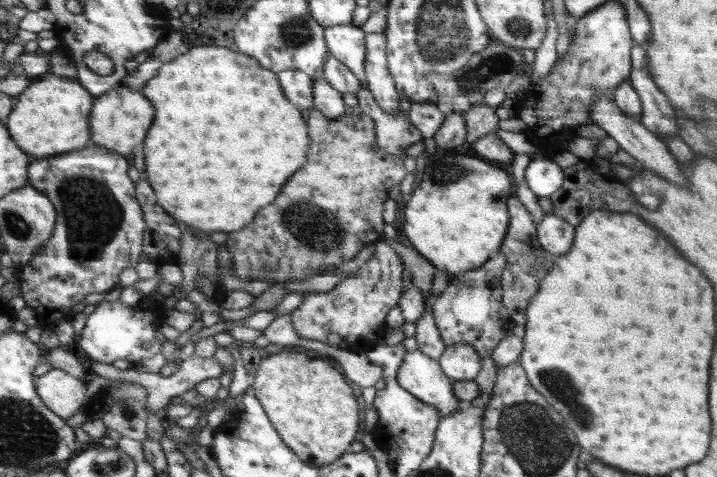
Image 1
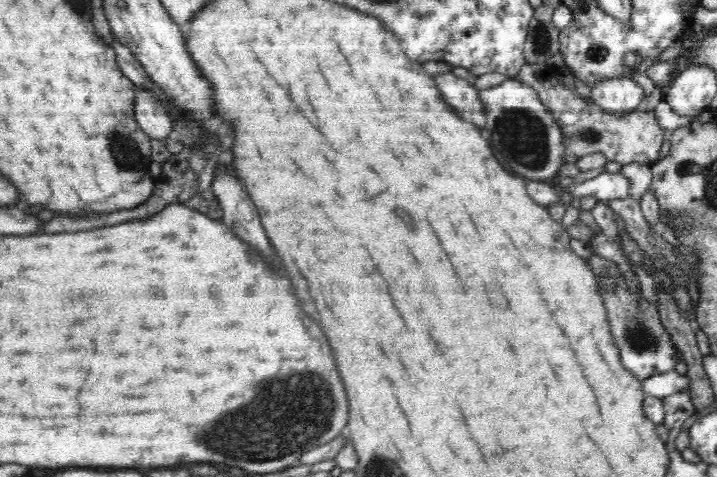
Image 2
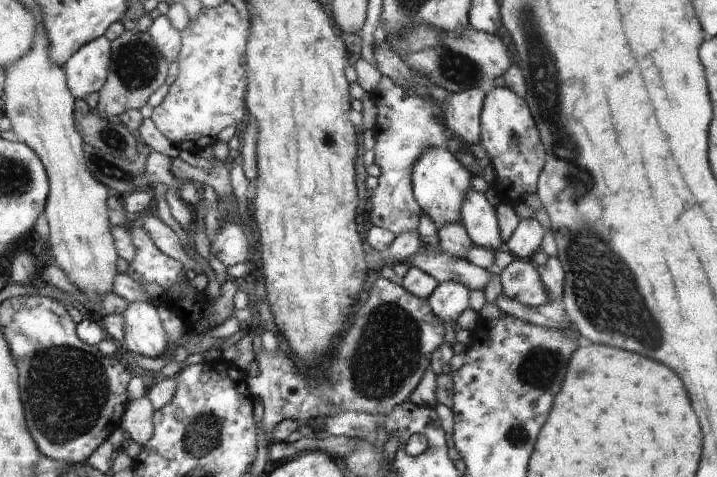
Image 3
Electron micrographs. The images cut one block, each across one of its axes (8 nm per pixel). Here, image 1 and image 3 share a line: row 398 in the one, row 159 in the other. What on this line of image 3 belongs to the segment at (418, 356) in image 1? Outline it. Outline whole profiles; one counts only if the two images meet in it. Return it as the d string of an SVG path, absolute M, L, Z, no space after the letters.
M431 149L420 158L420 168L416 168L416 200L420 200L423 215L429 216L437 230L447 225L460 222L464 202L470 191L470 172L448 149Z

